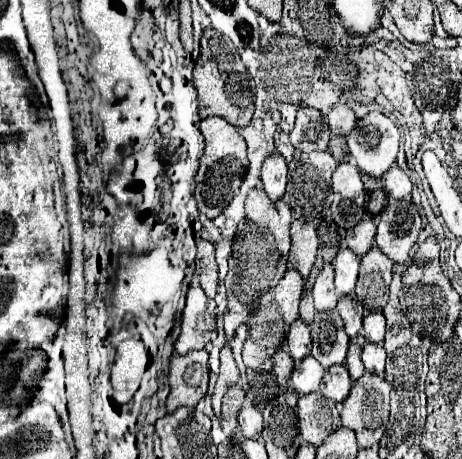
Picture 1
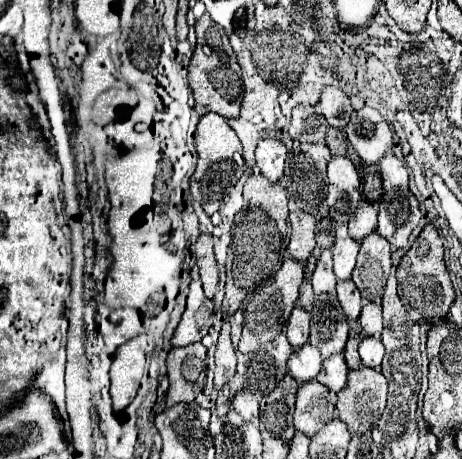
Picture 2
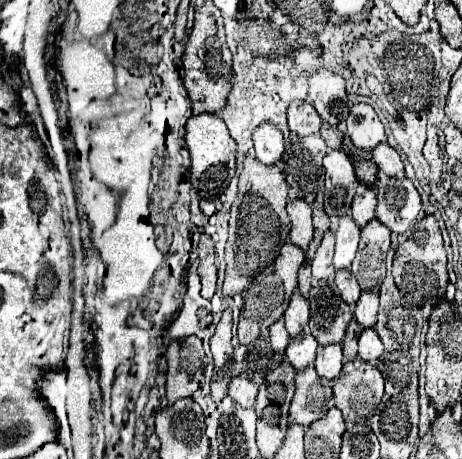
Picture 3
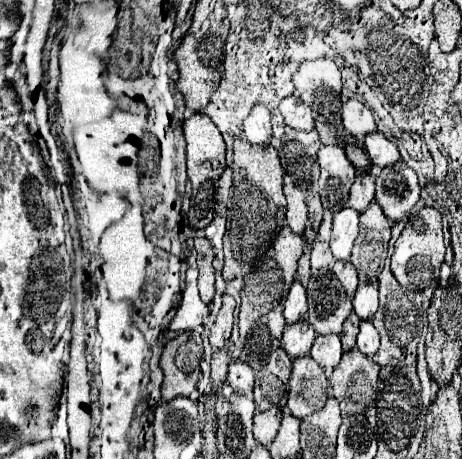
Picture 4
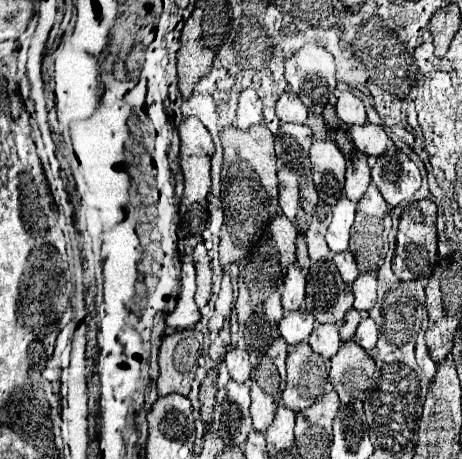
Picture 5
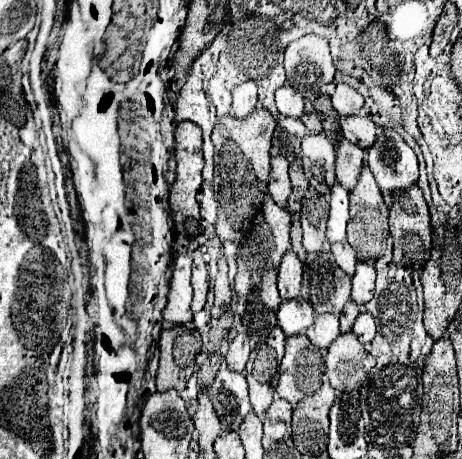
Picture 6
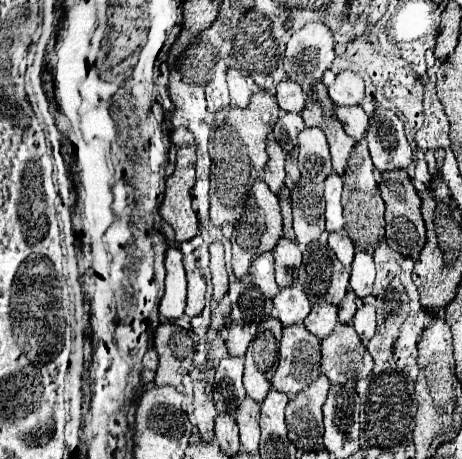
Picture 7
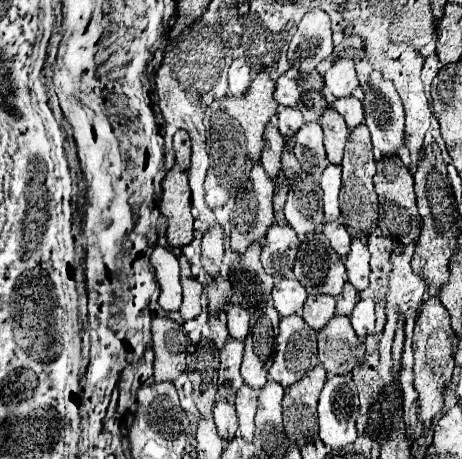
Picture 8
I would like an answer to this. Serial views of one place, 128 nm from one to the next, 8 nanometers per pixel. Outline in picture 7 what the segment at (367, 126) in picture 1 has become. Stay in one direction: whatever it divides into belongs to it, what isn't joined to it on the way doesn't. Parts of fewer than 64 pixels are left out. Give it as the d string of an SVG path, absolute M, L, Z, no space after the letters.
M340 72L328 94L336 106L358 106L364 98L364 82L354 72Z

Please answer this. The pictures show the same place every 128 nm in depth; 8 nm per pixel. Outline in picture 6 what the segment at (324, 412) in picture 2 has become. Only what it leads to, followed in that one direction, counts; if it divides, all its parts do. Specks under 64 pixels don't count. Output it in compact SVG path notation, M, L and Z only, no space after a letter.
M300 336L286 338L286 354L280 364L280 382L276 392L292 406L320 390L324 376L324 358L310 340Z

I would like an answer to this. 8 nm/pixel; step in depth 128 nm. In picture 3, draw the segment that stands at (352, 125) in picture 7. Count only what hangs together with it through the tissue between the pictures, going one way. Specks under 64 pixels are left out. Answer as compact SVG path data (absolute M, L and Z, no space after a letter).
M386 142L384 144L378 144L374 150L372 150L372 160L376 162L378 170L390 178L396 178L396 176L404 176L404 164L402 164L402 158L400 154L390 148Z

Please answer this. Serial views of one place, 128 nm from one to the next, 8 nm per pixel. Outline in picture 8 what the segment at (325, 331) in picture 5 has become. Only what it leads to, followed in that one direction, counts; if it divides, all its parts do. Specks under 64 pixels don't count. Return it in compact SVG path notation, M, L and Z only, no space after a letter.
M308 296L306 304L304 304L304 322L318 332L320 328L324 328L336 314L336 300L332 296Z

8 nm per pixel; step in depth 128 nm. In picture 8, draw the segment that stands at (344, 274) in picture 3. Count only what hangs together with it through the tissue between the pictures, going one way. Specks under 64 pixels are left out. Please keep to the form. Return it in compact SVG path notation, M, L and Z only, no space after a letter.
M330 222L330 224L324 224L324 234L326 238L330 240L332 248L338 252L338 256L348 256L348 250L350 250L350 234L346 232L346 228L340 224L340 222Z

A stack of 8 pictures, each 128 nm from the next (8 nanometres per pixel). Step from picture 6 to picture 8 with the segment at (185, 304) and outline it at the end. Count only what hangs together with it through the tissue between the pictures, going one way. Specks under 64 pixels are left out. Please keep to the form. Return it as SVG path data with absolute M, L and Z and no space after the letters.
M156 246L150 262L156 270L156 280L160 284L158 304L166 312L176 312L182 304L182 284L180 284L180 266L178 258L162 246Z

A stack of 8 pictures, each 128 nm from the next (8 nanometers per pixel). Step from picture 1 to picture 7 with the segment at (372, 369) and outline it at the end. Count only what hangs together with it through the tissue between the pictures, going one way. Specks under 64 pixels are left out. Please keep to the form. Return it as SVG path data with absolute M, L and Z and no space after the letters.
M360 306L358 312L354 314L354 320L352 320L362 344L366 346L368 340L374 336L376 332L376 312L374 312L374 306Z

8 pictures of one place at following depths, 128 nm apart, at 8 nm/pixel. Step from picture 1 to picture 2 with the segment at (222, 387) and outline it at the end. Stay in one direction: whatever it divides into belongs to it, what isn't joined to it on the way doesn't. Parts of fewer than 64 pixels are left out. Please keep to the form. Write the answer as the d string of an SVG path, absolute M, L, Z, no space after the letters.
M226 322L222 326L218 346L216 346L216 376L214 386L216 390L222 390L222 386L236 374L236 352L230 342L230 324Z

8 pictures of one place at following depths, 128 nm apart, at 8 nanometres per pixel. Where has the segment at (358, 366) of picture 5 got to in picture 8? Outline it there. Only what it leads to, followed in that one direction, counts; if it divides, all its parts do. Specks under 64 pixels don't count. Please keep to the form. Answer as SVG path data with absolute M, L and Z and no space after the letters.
M334 316L326 328L318 332L318 358L326 368L326 376L352 376L352 370L364 362L364 344L358 340L348 316Z

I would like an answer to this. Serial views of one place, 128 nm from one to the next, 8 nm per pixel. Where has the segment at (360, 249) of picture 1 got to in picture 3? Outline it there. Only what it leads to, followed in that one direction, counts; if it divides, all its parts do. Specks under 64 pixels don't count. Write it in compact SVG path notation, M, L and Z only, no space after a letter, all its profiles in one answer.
M364 188L352 204L352 218L360 228L364 228L364 224L368 224L374 218L374 210L376 210L376 188Z

